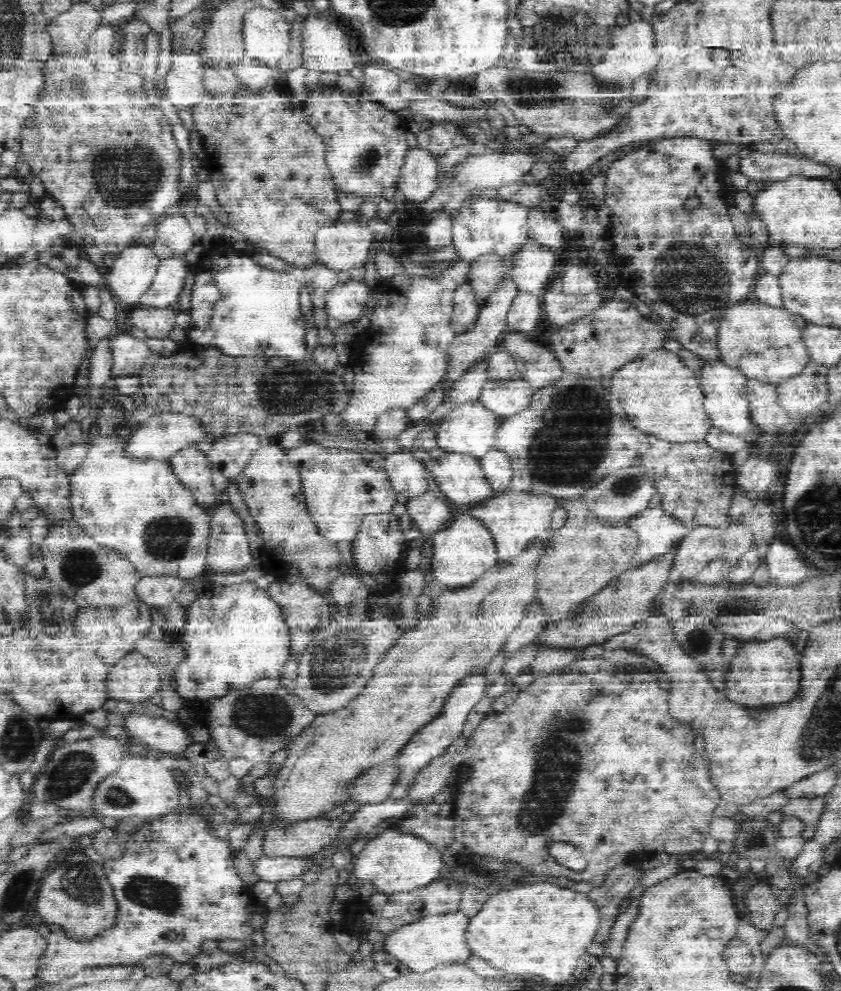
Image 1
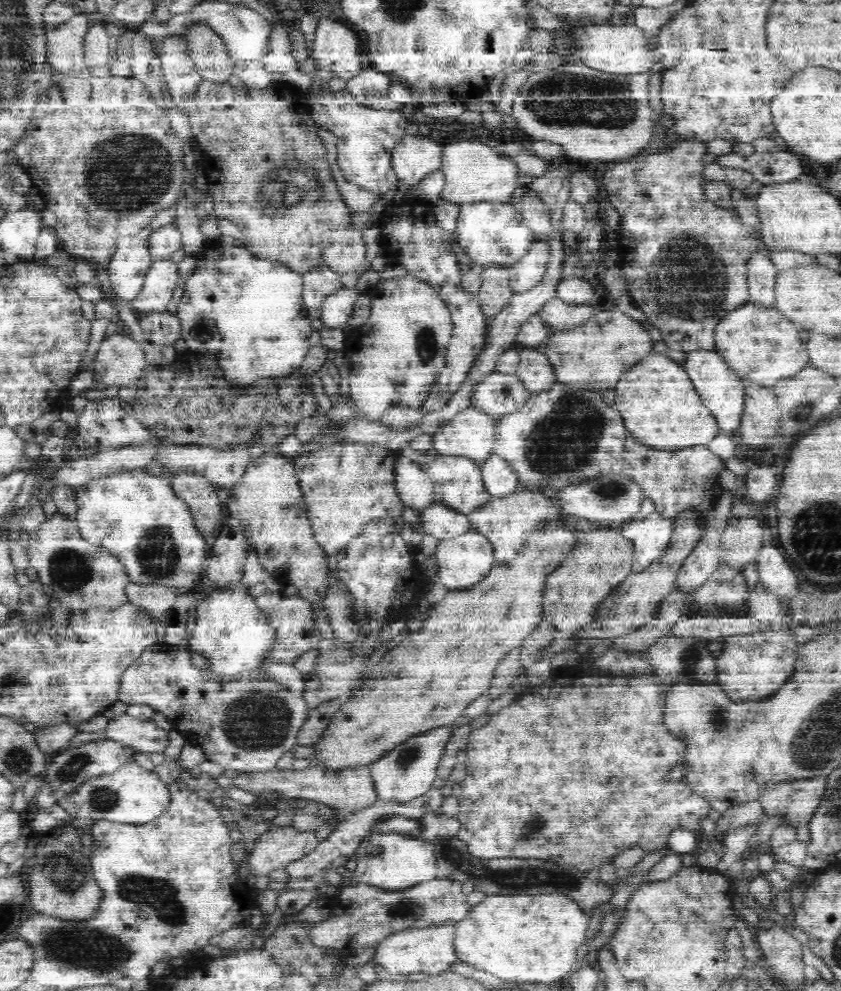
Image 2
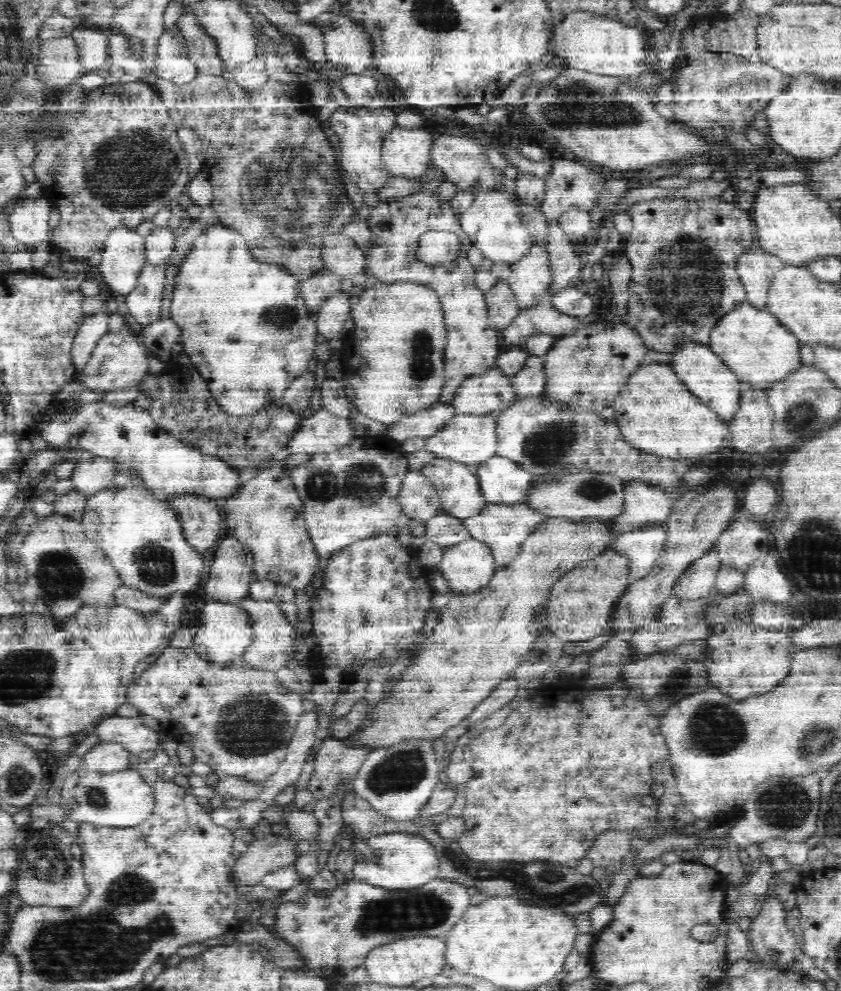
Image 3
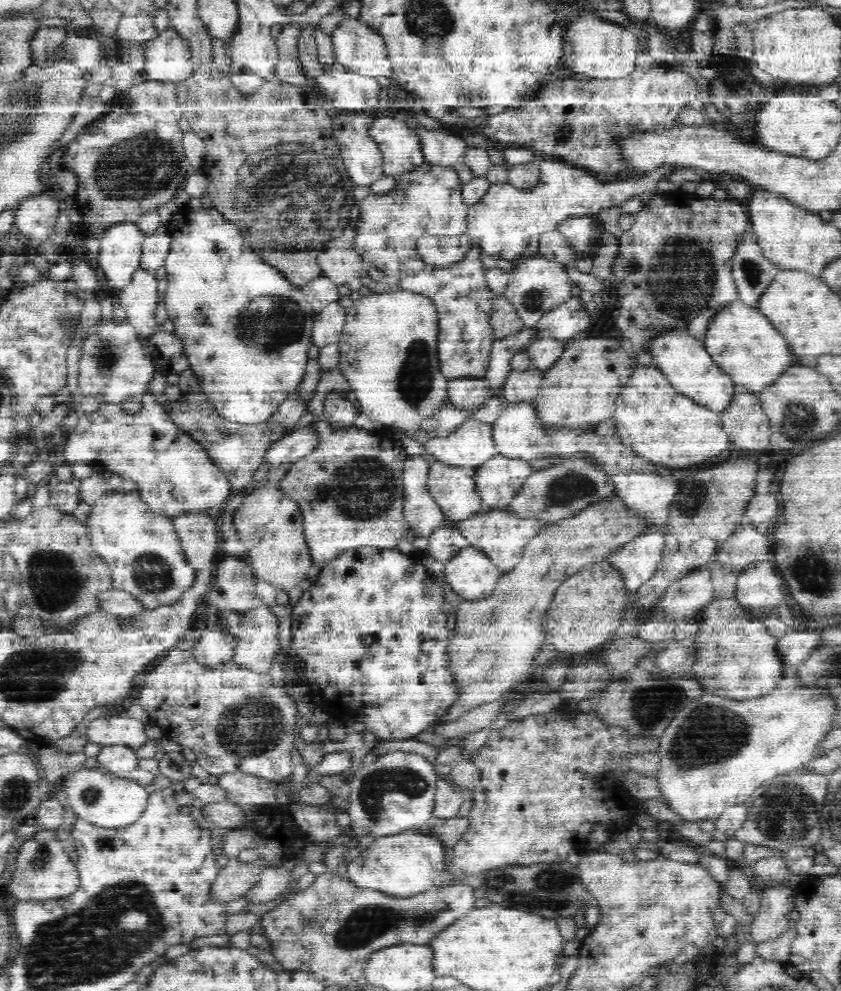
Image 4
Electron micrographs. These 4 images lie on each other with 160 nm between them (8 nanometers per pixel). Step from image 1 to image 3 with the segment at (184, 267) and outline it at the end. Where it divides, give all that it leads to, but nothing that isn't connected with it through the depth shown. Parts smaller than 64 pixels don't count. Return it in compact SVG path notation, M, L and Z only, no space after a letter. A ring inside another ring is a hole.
M148 264L138 277L133 292L125 295L125 303L132 316L143 326L160 318L164 301L164 288L168 284L166 266Z

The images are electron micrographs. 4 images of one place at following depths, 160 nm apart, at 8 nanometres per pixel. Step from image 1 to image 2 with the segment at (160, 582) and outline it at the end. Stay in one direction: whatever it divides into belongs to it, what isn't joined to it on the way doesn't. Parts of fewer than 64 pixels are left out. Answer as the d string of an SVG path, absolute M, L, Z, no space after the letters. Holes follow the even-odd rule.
M132 583L128 586L130 603L143 606L146 614L157 619L164 616L167 610L174 606L176 597L183 589L160 584Z

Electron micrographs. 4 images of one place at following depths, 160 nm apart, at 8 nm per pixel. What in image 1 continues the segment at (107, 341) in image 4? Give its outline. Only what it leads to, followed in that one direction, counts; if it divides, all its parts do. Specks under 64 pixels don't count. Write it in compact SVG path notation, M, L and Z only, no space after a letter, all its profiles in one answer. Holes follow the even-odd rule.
M127 333L113 337L111 342L113 350L112 377L137 375L144 366L146 358L153 350L148 346L146 337L138 339Z

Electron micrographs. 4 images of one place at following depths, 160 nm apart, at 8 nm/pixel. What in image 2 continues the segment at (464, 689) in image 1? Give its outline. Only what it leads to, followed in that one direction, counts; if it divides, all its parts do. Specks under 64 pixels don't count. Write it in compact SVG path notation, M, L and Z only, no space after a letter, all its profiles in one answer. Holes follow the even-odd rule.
M448 722L448 724L442 724L442 726L436 726L436 728L414 735L385 754L380 761L372 764L371 771L379 798L399 800L404 803L410 798L416 798L430 791L430 786L436 778L436 768L444 754L444 748L456 728L457 725L454 722Z

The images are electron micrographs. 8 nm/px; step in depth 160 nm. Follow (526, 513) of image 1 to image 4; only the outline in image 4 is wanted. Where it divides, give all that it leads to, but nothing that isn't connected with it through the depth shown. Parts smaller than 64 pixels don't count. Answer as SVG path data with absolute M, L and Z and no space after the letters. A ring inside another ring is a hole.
M494 508L461 520L456 526L462 535L480 551L483 551L502 572L514 568L523 554L526 544L541 530L543 522L536 518L524 518L508 508Z

